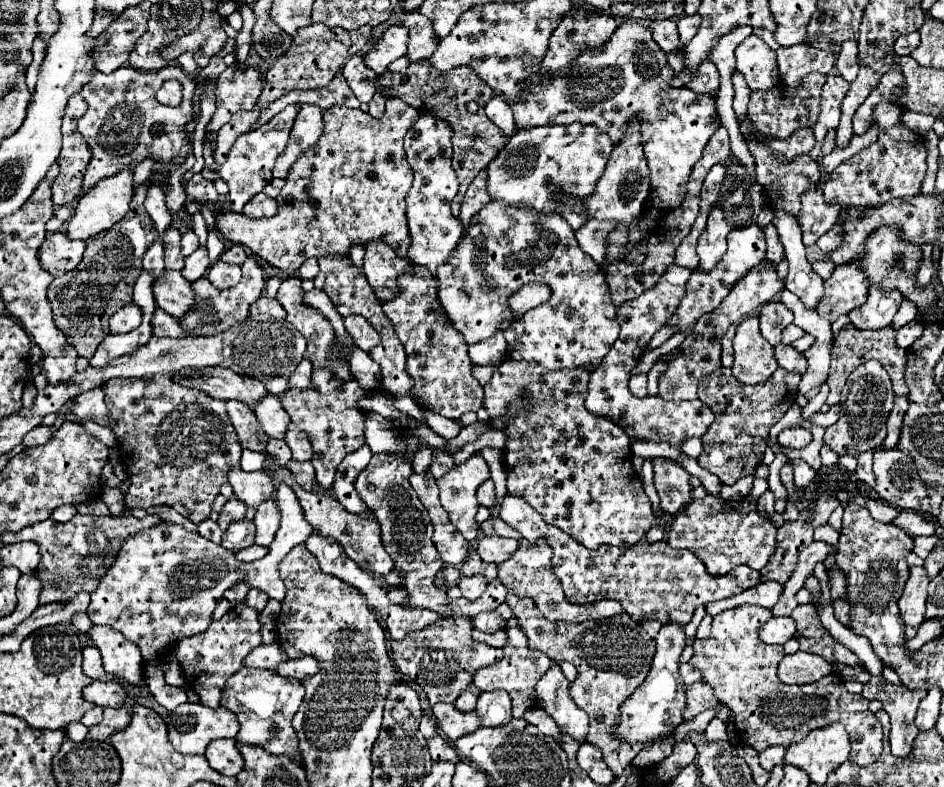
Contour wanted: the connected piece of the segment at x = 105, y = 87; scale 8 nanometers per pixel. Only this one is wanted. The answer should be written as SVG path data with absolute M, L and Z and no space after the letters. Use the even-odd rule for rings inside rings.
M120 67L110 75L92 71L92 81L80 89L80 95L88 103L86 113L78 121L78 131L86 139L92 159L84 173L82 189L94 187L100 179L116 175L124 167L136 165L146 157L162 159L164 163L182 163L188 155L188 139L184 133L186 123L192 121L192 95L196 83L180 67L164 67L156 73L142 73L132 67ZM176 79L182 85L182 103L178 107L162 105L156 99L156 91L164 81Z

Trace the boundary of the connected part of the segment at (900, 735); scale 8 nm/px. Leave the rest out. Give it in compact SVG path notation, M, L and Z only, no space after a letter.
M872 677L862 695L866 699L878 699L884 703L884 711L890 715L890 747L892 755L906 759L914 749L918 729L914 725L916 707L926 695L924 689L906 689L904 685L892 685L884 677Z

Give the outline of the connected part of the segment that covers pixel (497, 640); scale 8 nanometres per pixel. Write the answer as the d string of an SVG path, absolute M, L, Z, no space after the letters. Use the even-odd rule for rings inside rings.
M472 631L474 639L476 641L482 641L482 643L488 643L490 647L504 647L506 643L506 631L496 631L496 633L482 633L482 631Z

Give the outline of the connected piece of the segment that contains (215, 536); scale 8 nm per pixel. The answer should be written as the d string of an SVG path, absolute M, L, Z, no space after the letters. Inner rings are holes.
M212 519L202 521L202 523L198 525L198 533L200 533L202 537L206 537L208 541L212 541L212 543L220 543L220 537L222 537L222 531L220 531L218 523L214 523Z

